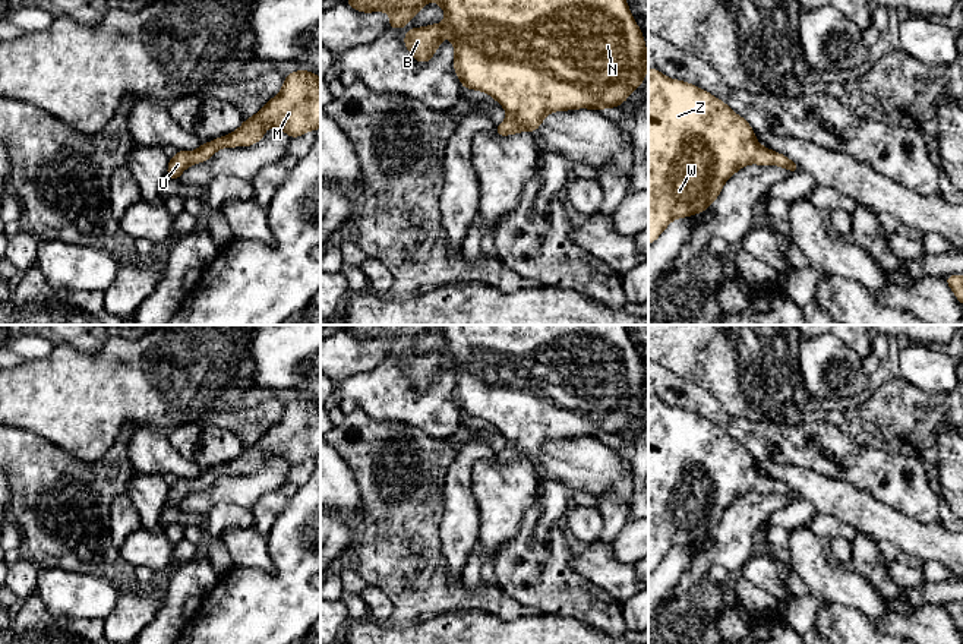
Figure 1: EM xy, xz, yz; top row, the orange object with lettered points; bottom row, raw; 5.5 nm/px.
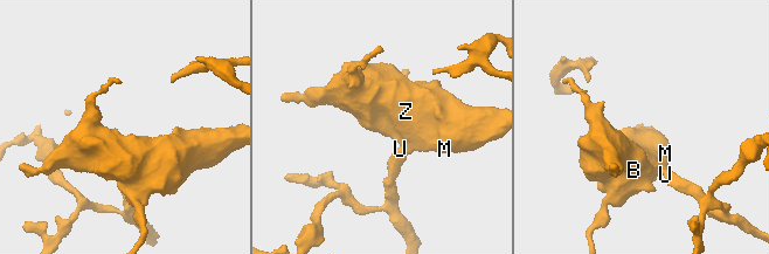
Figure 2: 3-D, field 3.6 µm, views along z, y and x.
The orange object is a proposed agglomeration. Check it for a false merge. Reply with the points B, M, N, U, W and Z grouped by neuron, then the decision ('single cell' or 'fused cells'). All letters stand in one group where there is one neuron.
B M N U W Z; single cell

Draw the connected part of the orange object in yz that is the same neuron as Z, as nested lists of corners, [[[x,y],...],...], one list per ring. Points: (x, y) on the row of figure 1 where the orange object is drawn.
[[[648,67],[648,244],[675,218],[704,212],[723,184],[748,164],[774,164],[790,174],[801,170],[783,154],[760,145],[749,123],[722,100]]]

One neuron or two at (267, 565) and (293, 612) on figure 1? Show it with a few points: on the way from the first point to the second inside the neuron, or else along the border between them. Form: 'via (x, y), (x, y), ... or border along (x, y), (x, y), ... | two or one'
border along (268, 540), (272, 573), (237, 567) | two

